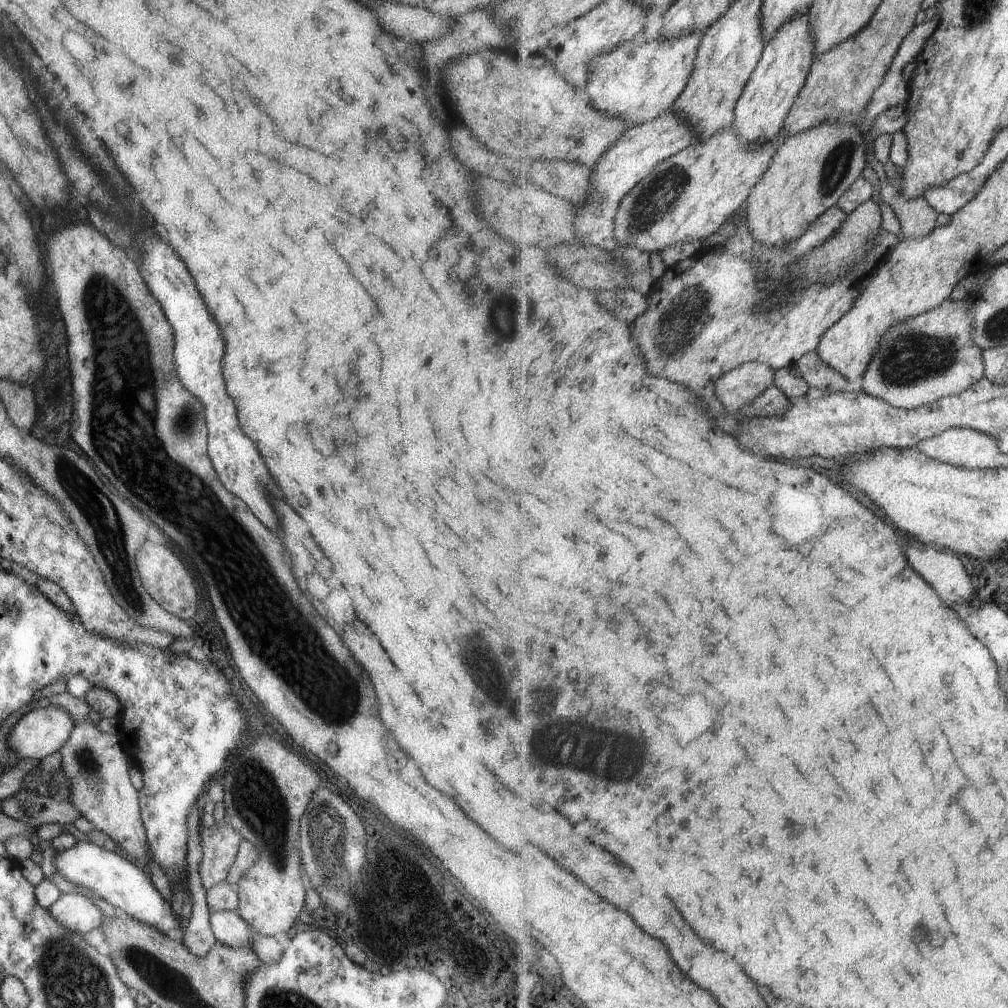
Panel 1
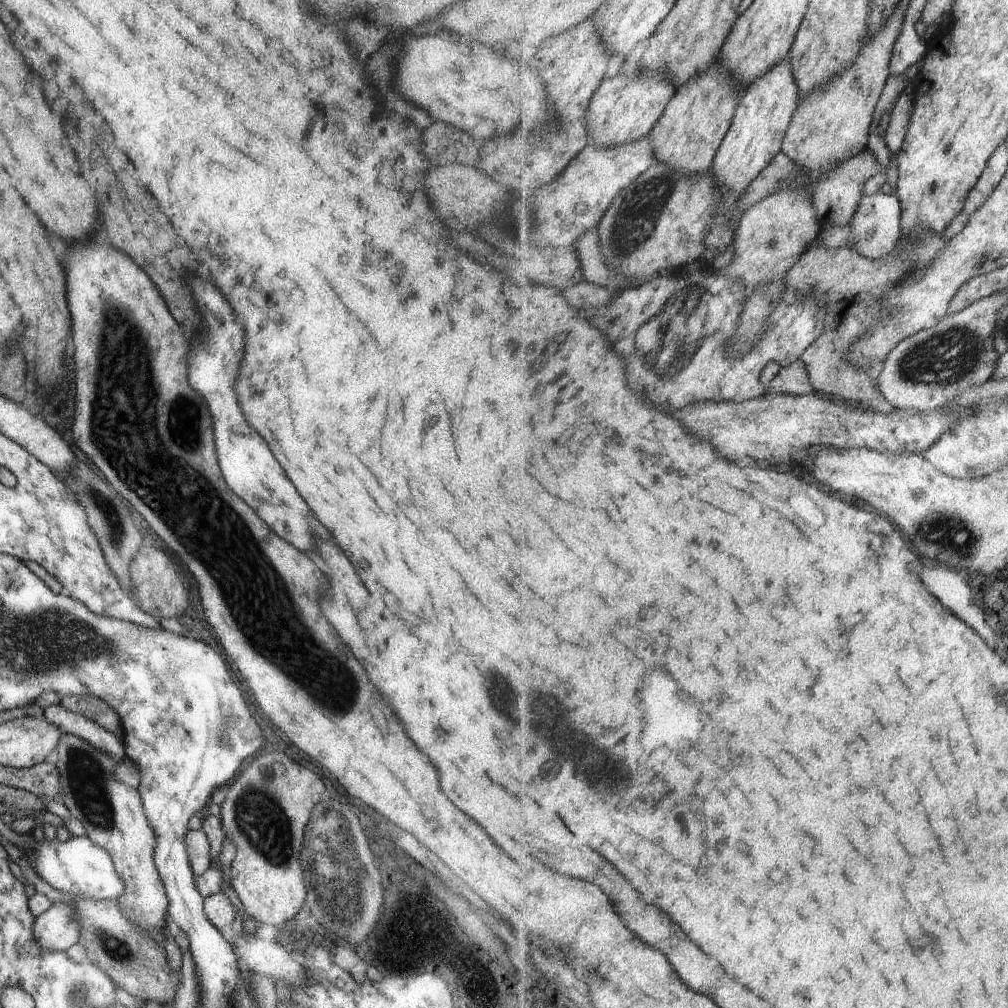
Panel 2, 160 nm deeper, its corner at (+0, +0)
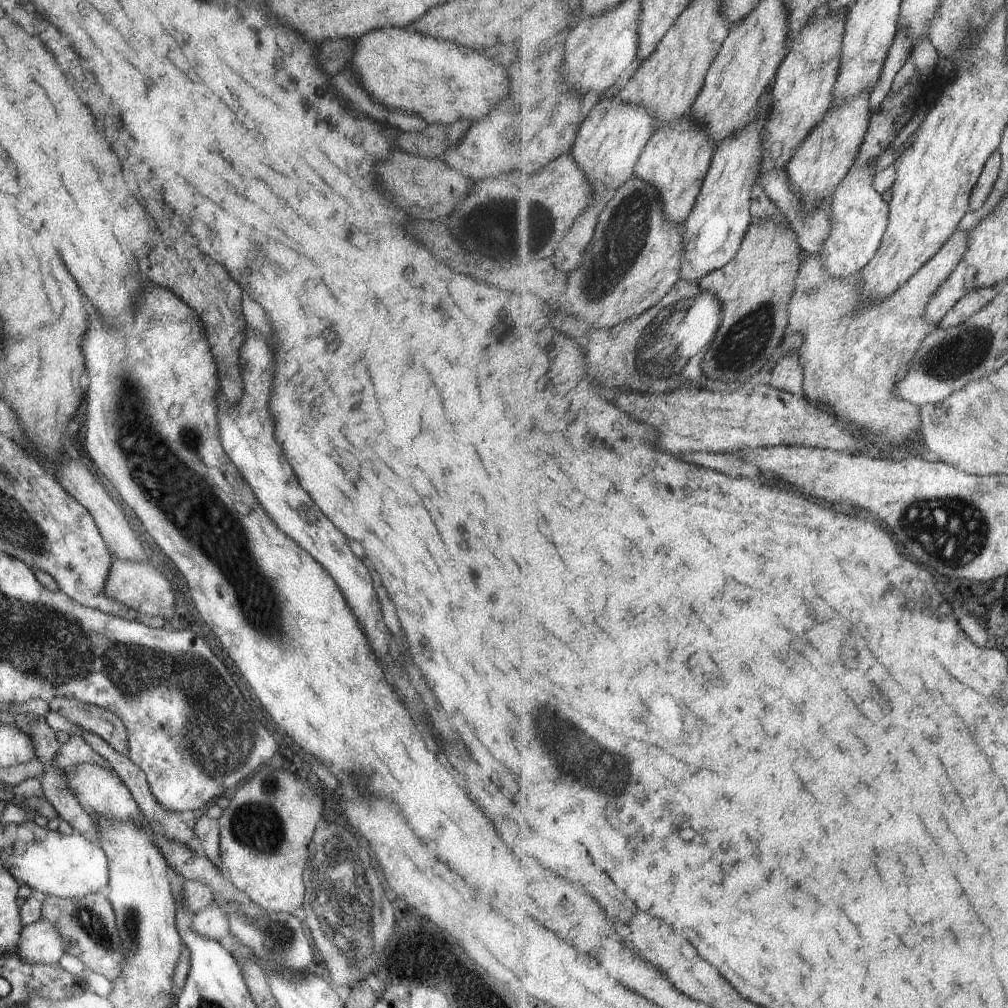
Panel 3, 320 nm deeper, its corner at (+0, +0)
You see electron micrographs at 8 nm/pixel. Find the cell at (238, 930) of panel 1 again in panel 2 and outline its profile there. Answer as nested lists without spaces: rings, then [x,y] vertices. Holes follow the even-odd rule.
[[[239,932],[230,940],[230,945],[235,950],[237,961],[245,964],[253,973],[269,978],[273,982],[283,980],[286,987],[295,986],[303,982],[303,972],[299,960],[293,960],[293,952],[283,948],[275,941],[266,941],[257,934]]]

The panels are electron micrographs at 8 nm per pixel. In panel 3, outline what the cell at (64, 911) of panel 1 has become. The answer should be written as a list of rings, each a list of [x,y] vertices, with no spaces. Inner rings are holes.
[[[42,919],[20,929],[16,954],[29,965],[53,965],[64,954],[59,934]]]

